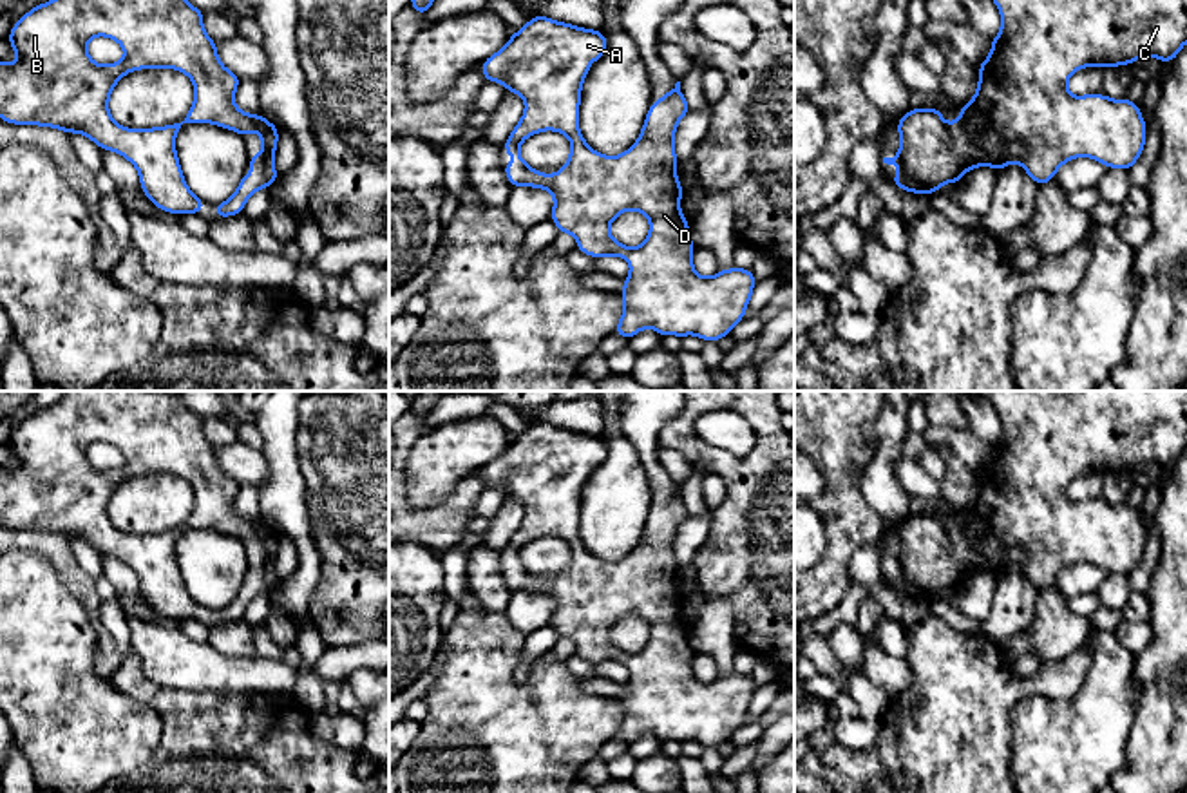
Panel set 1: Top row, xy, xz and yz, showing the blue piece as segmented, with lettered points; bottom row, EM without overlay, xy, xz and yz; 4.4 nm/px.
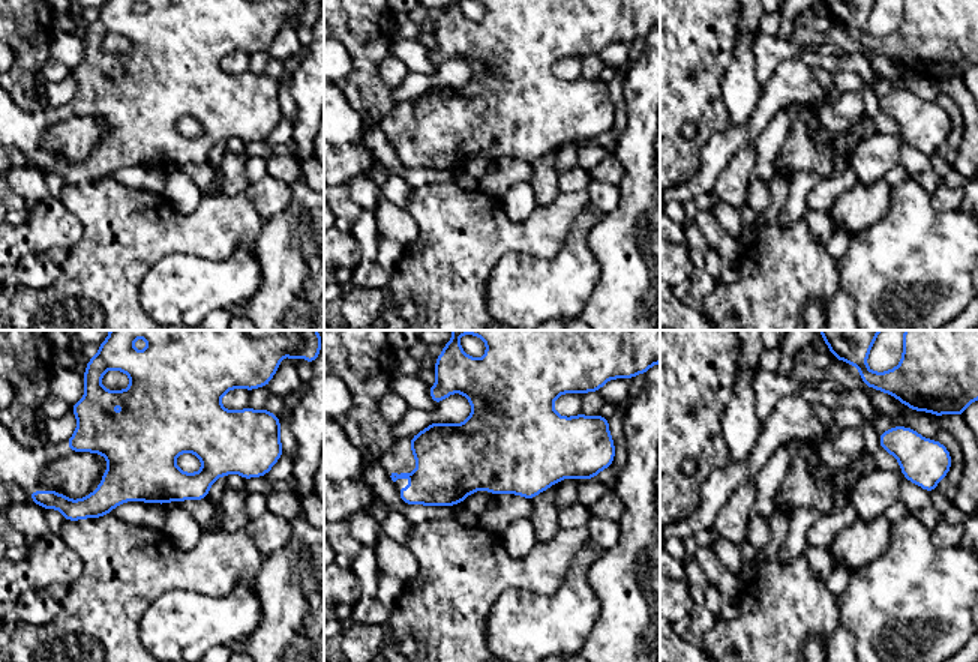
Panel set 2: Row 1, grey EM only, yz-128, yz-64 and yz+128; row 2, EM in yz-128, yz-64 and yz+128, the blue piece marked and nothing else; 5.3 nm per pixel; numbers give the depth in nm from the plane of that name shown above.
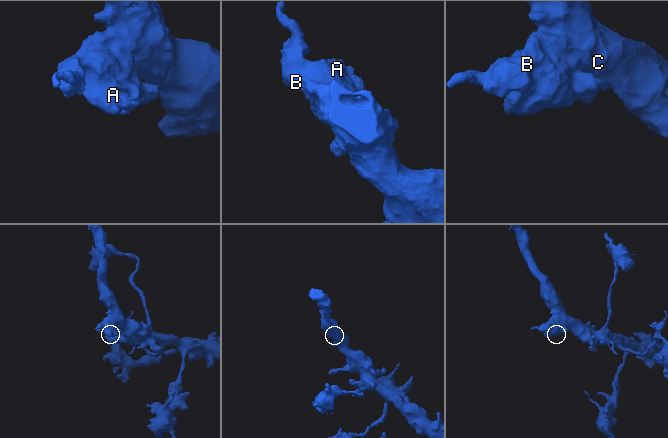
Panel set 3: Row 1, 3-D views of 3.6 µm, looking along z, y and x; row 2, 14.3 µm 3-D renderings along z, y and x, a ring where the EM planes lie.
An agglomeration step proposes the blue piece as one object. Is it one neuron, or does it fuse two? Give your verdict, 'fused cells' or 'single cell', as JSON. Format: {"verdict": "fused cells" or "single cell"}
{"verdict": "single cell"}

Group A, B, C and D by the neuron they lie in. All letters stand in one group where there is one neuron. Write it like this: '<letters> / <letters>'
A B C D

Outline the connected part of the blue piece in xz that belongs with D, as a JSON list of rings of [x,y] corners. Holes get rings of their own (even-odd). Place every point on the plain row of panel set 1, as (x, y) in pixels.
[[[532,422],[527,431],[512,438],[505,453],[481,469],[485,487],[503,489],[507,498],[518,498],[525,505],[525,518],[503,549],[507,561],[505,581],[510,592],[532,592],[554,601],[550,625],[561,639],[577,646],[577,655],[599,663],[622,663],[631,677],[624,683],[619,701],[624,715],[613,739],[624,746],[641,735],[651,733],[660,742],[695,740],[706,748],[717,748],[745,722],[756,684],[751,675],[718,675],[713,683],[702,683],[693,674],[695,650],[689,643],[689,628],[680,616],[684,594],[677,583],[675,536],[689,518],[680,496],[680,487],[660,505],[653,505],[637,547],[621,561],[595,558],[579,536],[581,496],[590,469],[604,462],[608,447],[603,436],[584,435],[557,427],[548,422]],[[543,536],[561,538],[570,545],[572,556],[565,572],[556,579],[541,579],[527,570],[519,559],[521,549]],[[626,616],[637,616],[650,625],[650,639],[641,652],[630,654],[610,641],[610,630]]]

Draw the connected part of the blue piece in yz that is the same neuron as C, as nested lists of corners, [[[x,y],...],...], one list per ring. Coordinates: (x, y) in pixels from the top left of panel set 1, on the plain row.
[[[966,391],[975,396],[988,400],[999,418],[1001,418],[1001,436],[995,444],[992,444],[992,456],[988,463],[975,473],[981,482],[977,487],[975,502],[961,512],[961,521],[946,529],[941,521],[941,514],[910,514],[905,521],[897,525],[897,538],[899,538],[899,559],[894,563],[883,563],[887,570],[897,570],[899,579],[892,581],[890,587],[903,594],[905,597],[914,599],[926,599],[932,601],[937,597],[945,588],[959,588],[961,583],[975,574],[975,572],[992,572],[1001,578],[1010,568],[1019,568],[1026,579],[1040,592],[1049,588],[1057,576],[1075,563],[1091,563],[1095,567],[1104,568],[1107,574],[1120,574],[1129,576],[1144,558],[1145,552],[1145,540],[1147,532],[1142,523],[1140,512],[1131,505],[1111,505],[1106,500],[1084,500],[1084,502],[1071,502],[1068,498],[1068,485],[1073,478],[1084,473],[1118,473],[1118,471],[1131,471],[1136,463],[1158,463],[1160,467],[1173,469],[1176,460],[1187,449],[1187,391]]]

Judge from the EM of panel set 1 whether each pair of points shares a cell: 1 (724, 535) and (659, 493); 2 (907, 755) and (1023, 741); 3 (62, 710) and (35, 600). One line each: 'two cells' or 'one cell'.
1: two cells
2: two cells
3: one cell

